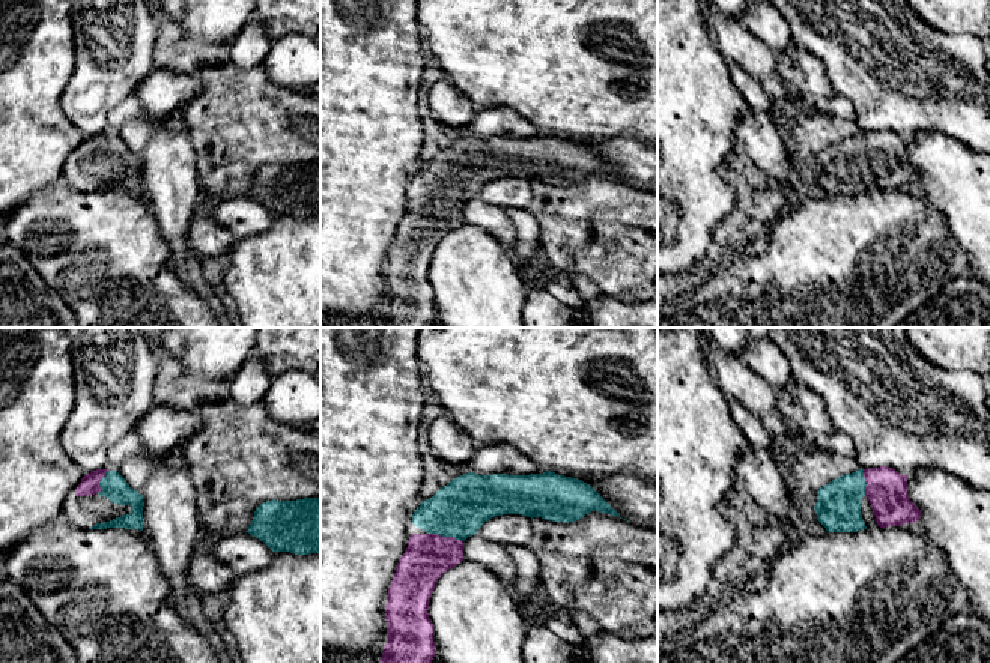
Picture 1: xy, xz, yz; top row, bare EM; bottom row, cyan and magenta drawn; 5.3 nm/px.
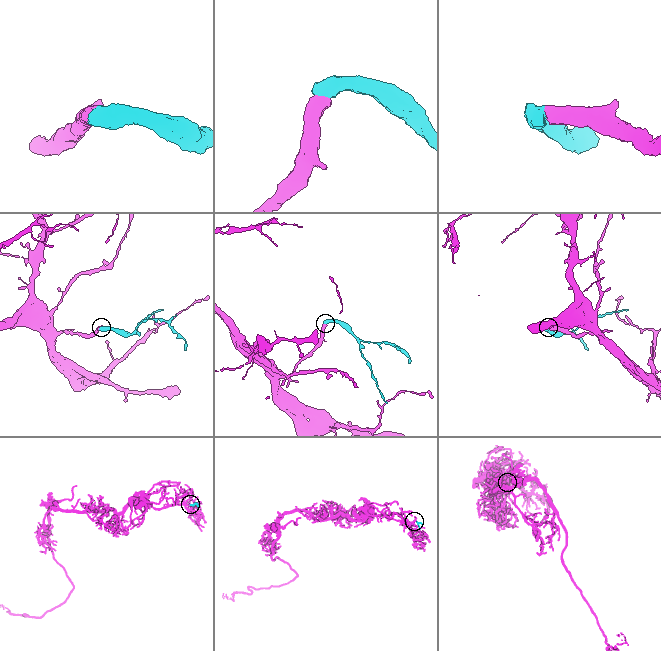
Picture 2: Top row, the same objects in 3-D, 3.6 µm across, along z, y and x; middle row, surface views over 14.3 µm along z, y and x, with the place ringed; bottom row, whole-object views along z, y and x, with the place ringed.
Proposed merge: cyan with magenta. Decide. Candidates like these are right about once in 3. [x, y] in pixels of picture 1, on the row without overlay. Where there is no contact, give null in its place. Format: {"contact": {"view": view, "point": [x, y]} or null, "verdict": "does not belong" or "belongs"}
{"contact": {"view": "xz", "point": [446, 199]}, "verdict": "belongs"}

